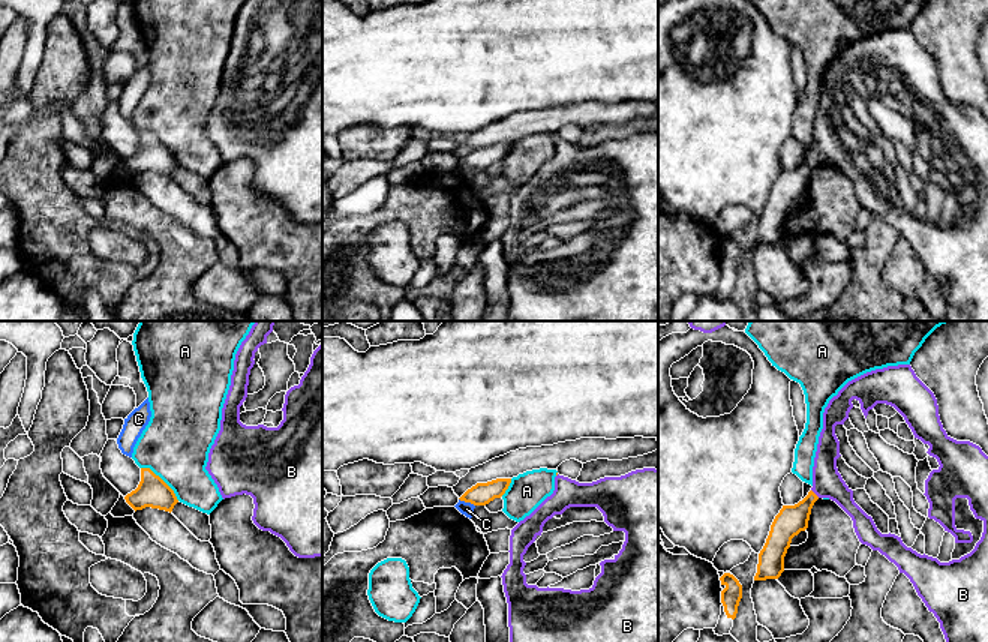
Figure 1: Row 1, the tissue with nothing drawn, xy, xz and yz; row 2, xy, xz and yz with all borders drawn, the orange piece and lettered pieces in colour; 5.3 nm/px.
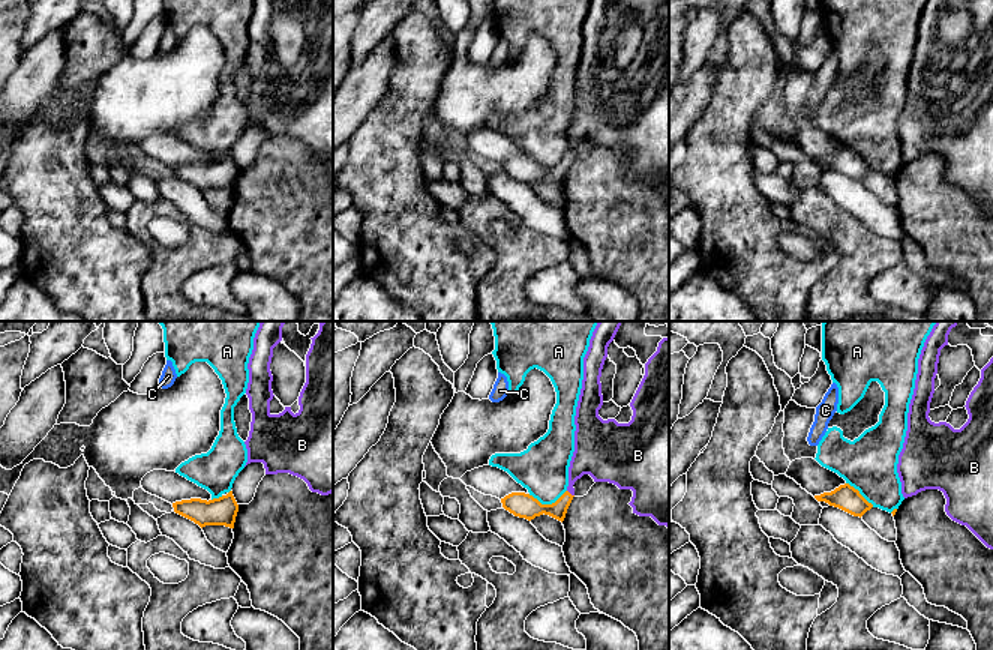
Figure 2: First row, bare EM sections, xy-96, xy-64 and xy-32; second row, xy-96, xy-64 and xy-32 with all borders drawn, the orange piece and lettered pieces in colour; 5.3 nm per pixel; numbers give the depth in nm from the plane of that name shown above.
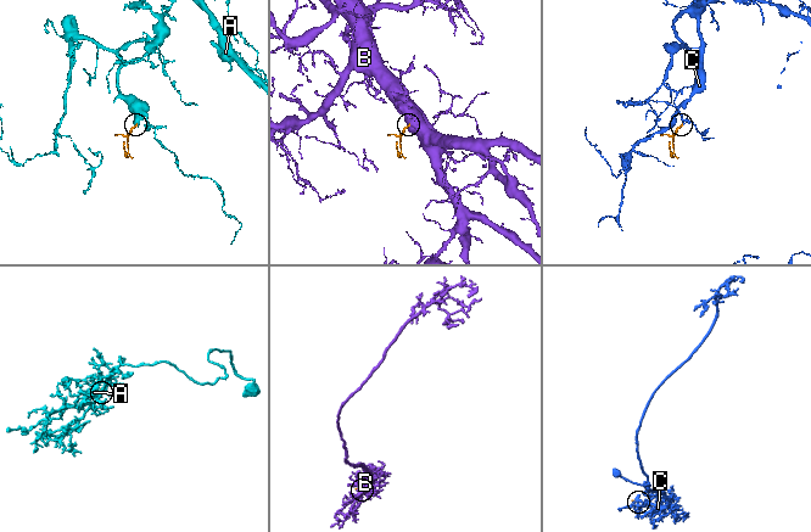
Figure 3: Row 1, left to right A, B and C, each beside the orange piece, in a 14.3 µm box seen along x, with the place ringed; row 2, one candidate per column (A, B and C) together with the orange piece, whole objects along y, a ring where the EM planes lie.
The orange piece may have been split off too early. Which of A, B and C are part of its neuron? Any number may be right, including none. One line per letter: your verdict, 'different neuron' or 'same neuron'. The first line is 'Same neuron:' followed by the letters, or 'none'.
Same neuron: B
A: different neuron
B: same neuron
C: different neuron

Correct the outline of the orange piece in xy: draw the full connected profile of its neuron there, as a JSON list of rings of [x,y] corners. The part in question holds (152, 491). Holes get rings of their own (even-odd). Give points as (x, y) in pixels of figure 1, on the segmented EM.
[[[141,468],[138,488],[127,494],[124,500],[135,512],[151,507],[171,513],[178,502],[174,490],[150,468]]]

